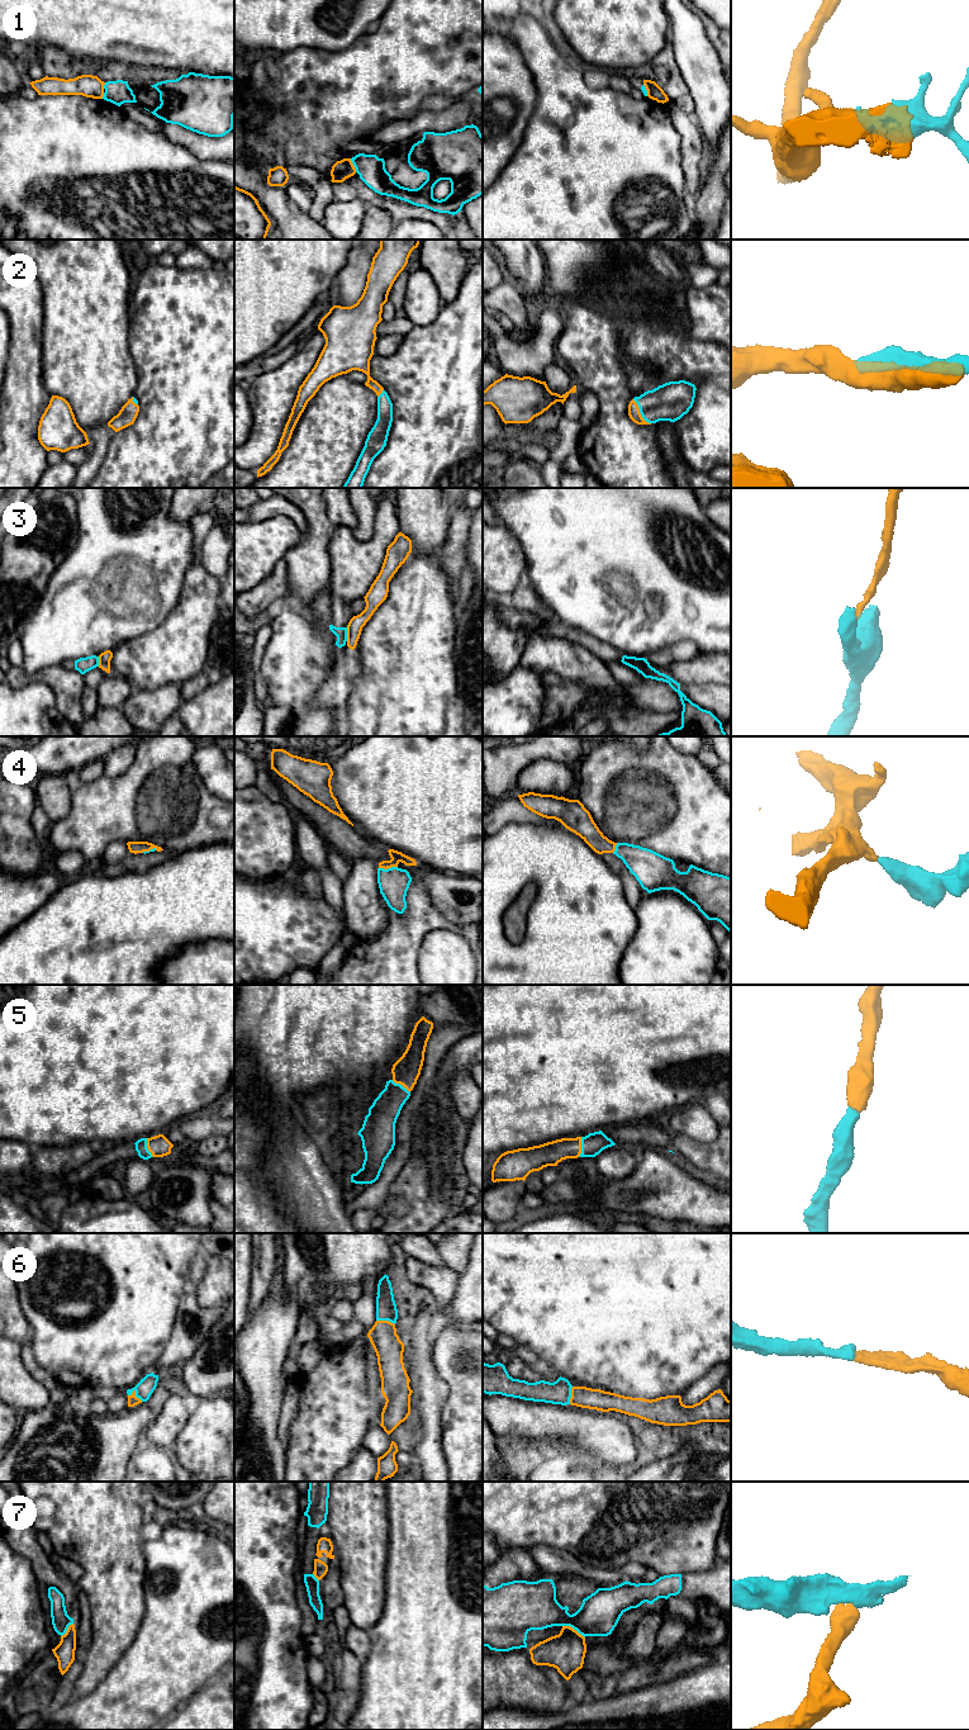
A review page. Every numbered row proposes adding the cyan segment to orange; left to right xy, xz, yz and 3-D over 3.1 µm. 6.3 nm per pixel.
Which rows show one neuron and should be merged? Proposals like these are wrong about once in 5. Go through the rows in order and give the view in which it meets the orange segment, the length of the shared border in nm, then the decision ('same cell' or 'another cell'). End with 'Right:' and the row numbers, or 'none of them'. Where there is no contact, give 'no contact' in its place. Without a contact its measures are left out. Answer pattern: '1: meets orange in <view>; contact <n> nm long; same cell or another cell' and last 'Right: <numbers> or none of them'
1: meets orange in xz; contact 100 nm long; another cell
2: meets orange in yz; contact 200 nm long; same cell
3: meets orange in xz; contact 90 nm long; another cell
4: meets orange in xz; contact 120 nm long; same cell
5: meets orange in yz; contact 130 nm long; same cell
6: meets orange in xy; contact 100 nm long; same cell
7: meets orange in yz; contact 170 nm long; another cell
Right: 2, 4, 5, 6

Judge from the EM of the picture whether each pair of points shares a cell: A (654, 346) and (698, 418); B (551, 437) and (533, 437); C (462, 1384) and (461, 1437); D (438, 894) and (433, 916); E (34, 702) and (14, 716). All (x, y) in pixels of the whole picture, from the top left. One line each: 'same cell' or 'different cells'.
A: same cell
B: same cell
C: same cell
D: different cells
E: same cell

